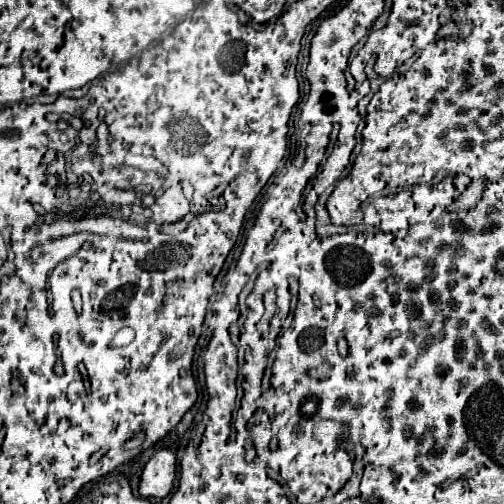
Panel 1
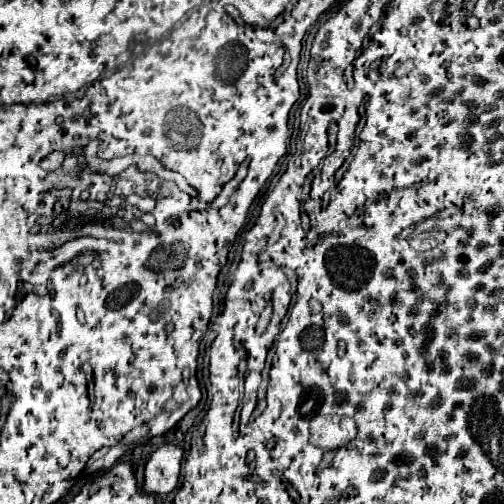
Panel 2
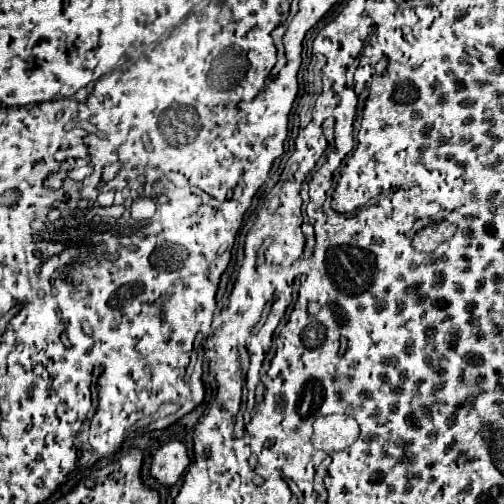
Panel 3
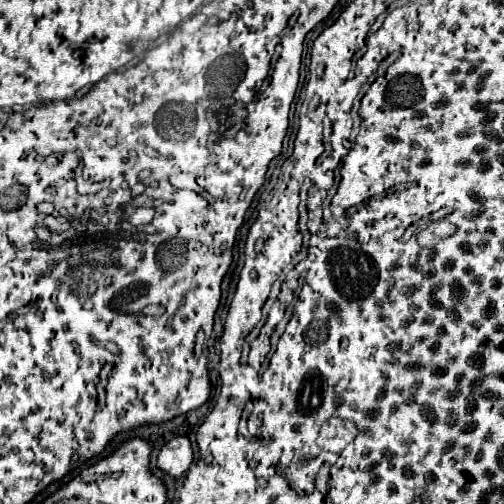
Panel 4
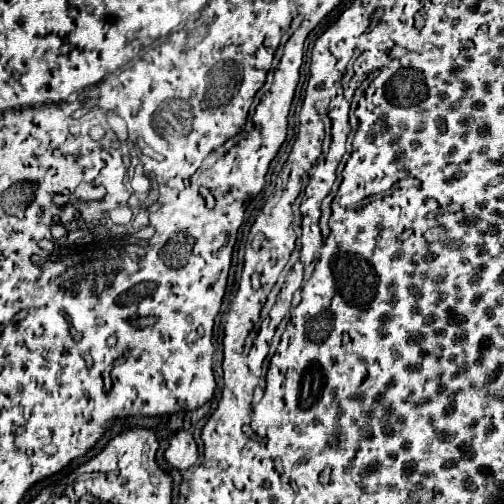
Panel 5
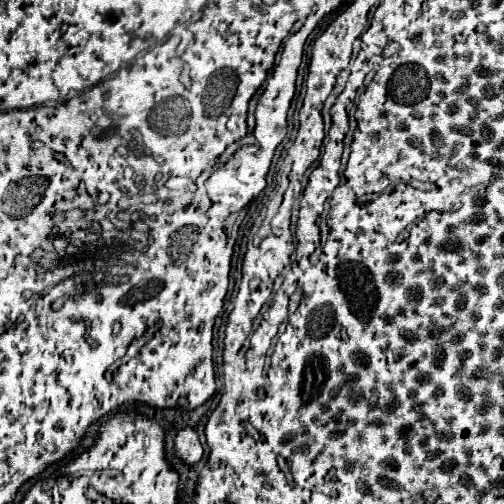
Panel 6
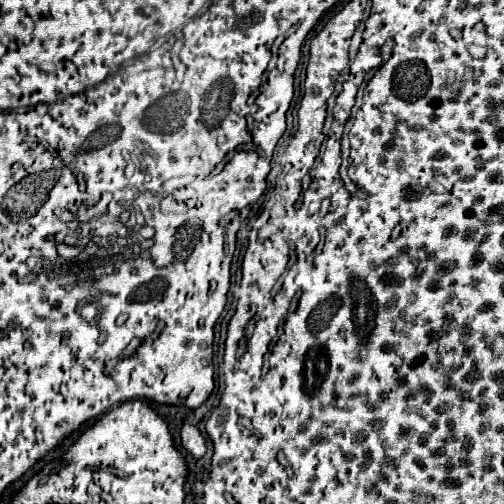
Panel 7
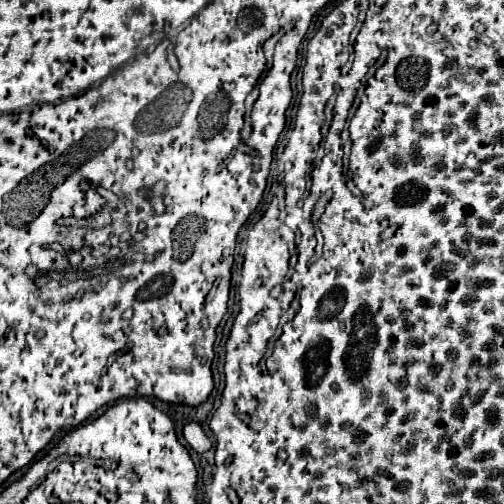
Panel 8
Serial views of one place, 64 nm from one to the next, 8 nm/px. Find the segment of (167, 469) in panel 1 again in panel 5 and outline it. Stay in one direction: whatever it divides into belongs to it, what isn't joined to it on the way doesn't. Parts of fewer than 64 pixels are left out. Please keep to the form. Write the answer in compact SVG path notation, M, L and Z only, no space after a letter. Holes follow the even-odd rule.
M178 432L170 438L168 448L164 450L164 460L176 470L188 470L198 460L198 448L190 432Z

